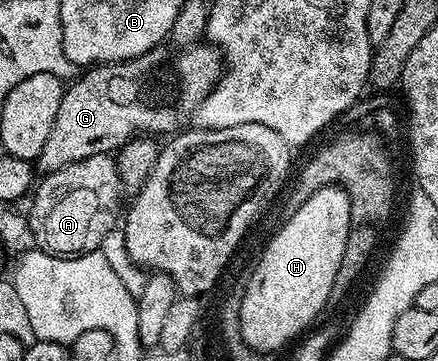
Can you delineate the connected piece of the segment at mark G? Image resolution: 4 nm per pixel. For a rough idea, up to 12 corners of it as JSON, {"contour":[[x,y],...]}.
{"contour":[[210,43],[97,65],[64,88],[38,172],[178,134],[215,89]]}

